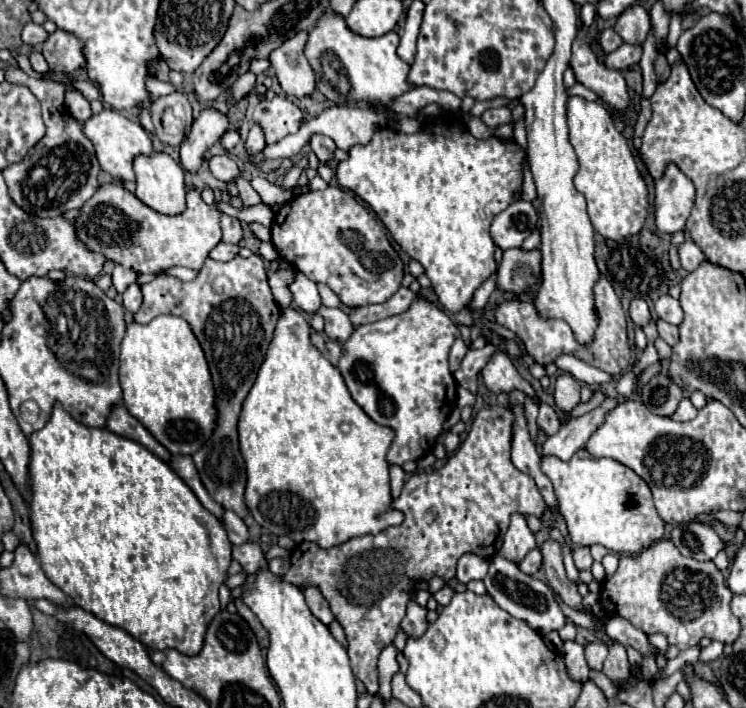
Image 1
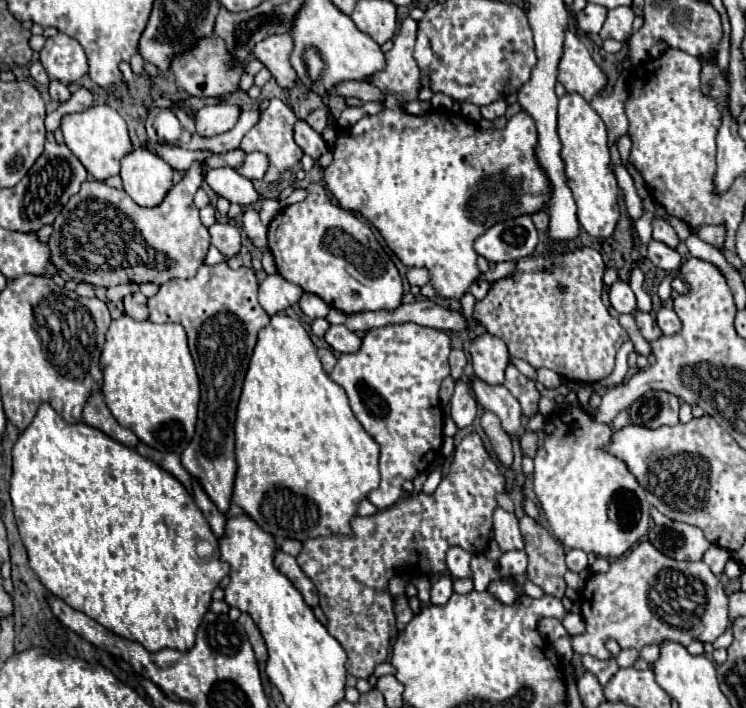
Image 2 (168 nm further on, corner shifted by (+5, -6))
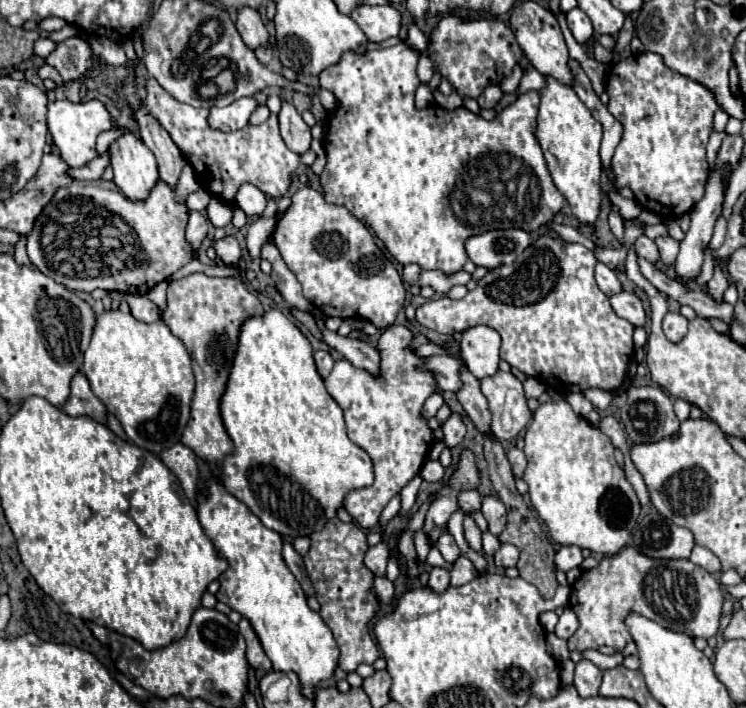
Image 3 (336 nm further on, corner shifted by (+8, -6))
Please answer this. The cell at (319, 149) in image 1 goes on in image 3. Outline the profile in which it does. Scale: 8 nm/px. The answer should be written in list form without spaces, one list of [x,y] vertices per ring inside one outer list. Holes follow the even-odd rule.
[[[284,101],[278,117],[280,117],[280,133],[282,133],[282,139],[288,145],[288,149],[292,149],[298,155],[306,153],[310,149],[312,135],[310,135],[310,127],[302,121],[302,117],[294,109],[294,105]]]

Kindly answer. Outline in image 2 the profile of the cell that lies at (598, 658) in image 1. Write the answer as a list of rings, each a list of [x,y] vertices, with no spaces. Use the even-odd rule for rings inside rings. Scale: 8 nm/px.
[[[641,541],[631,551],[615,561],[611,561],[607,573],[591,573],[581,589],[581,617],[585,621],[585,633],[571,637],[573,651],[579,655],[593,655],[597,659],[610,659],[605,641],[615,639],[621,649],[633,647],[643,649],[645,645],[657,645],[663,639],[689,645],[691,641],[713,643],[719,635],[725,633],[727,617],[727,595],[721,581],[711,573],[703,561],[675,561],[659,553],[649,541]]]

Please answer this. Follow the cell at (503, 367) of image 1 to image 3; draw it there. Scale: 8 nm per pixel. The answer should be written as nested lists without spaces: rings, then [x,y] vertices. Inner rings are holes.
[[[476,325],[462,333],[460,353],[468,371],[476,379],[496,375],[500,361],[498,351],[500,351],[500,335],[494,329]]]

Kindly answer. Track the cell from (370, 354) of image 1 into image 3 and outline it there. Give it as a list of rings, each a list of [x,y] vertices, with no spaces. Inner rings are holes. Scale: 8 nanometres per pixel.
[[[390,325],[382,331],[376,345],[380,351],[380,377],[340,359],[326,379],[328,393],[344,411],[348,437],[362,447],[374,463],[374,485],[350,491],[344,499],[346,511],[364,529],[372,529],[388,501],[418,475],[434,443],[434,433],[428,427],[428,419],[422,415],[422,405],[436,391],[438,383],[434,373],[424,367],[428,357],[420,357],[412,349],[412,339],[414,335],[408,327]]]

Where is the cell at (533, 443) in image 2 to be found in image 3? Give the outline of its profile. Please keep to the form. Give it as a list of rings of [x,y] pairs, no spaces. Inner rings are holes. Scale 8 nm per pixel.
[[[512,447],[512,449],[508,451],[508,461],[510,461],[510,465],[512,465],[514,475],[516,475],[516,477],[522,477],[522,473],[524,473],[524,469],[526,469],[526,465],[528,465],[524,451],[518,449],[518,447]]]

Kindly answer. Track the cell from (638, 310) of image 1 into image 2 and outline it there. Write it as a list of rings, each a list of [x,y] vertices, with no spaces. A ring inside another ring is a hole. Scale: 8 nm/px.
[[[617,279],[613,285],[611,285],[611,291],[609,291],[609,297],[611,297],[611,307],[617,311],[617,313],[631,313],[637,305],[635,301],[635,295],[629,287],[629,283]]]

